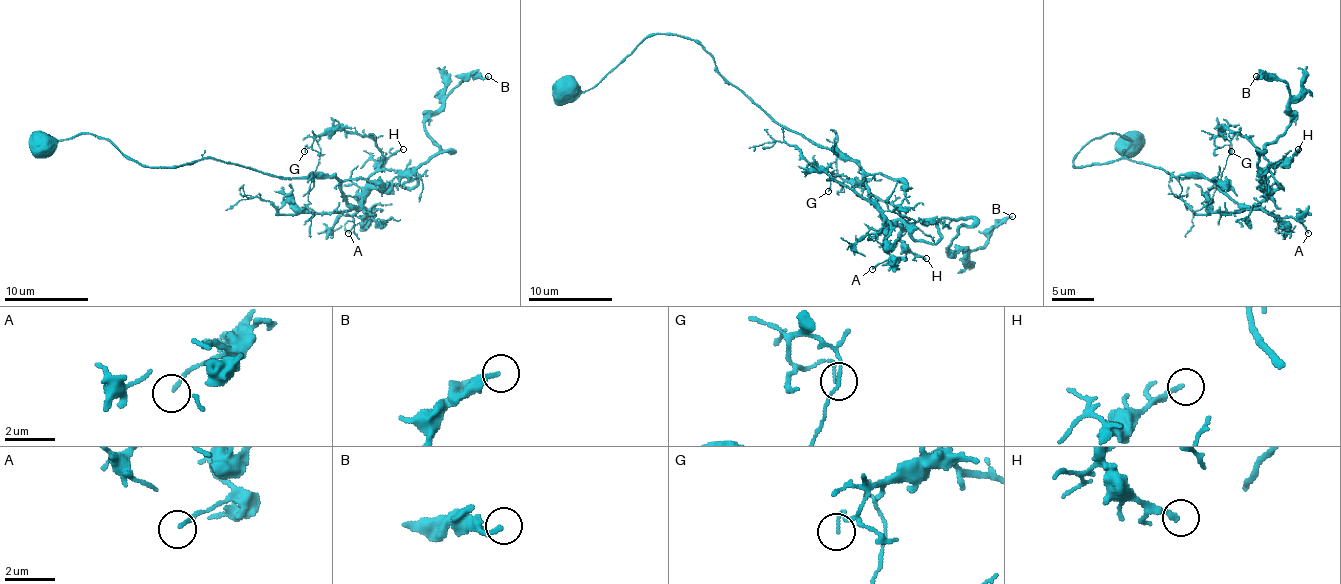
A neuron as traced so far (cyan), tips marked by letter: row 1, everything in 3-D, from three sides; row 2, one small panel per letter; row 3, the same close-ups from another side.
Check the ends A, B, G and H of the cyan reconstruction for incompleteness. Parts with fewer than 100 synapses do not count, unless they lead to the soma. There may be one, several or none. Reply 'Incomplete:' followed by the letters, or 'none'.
Incomplete: none

